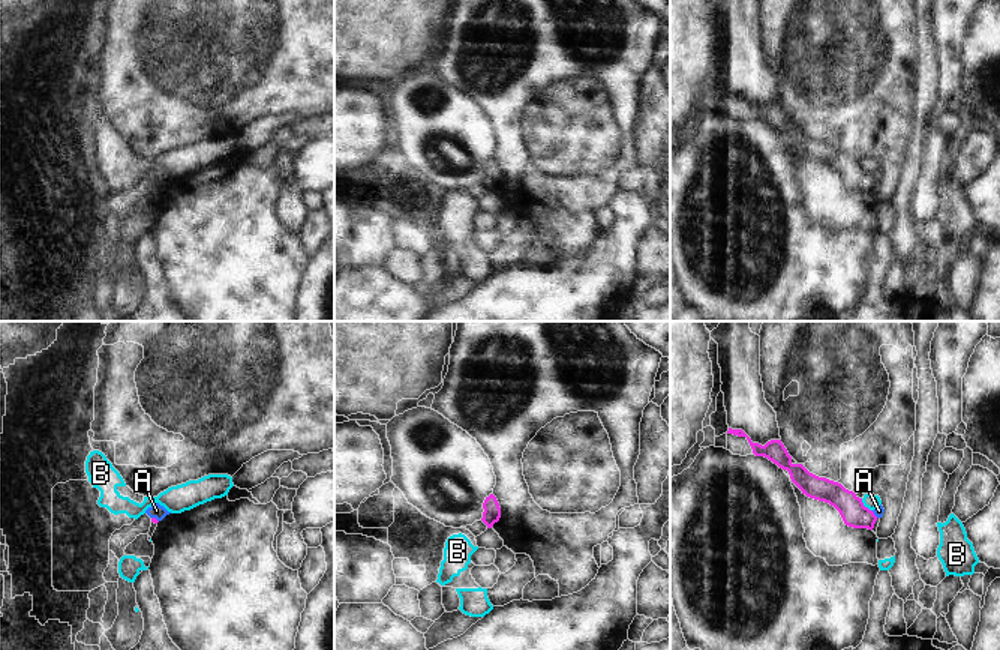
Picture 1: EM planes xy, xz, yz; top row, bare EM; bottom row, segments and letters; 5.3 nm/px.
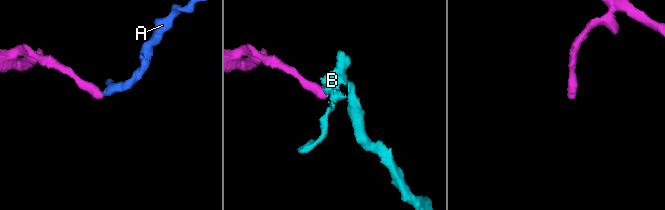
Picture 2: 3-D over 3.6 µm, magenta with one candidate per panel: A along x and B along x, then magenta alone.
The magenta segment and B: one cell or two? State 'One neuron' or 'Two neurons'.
Two neurons

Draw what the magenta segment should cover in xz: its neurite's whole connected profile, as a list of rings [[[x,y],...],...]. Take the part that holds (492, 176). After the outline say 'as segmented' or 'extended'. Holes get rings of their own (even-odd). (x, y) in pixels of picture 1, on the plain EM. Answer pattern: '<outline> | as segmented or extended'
[[[493,158],[486,161],[486,164],[483,167],[483,173],[484,173],[484,176],[483,176],[481,185],[487,189],[487,192],[492,192],[493,188],[498,186],[501,182],[501,171]]] | as segmented

